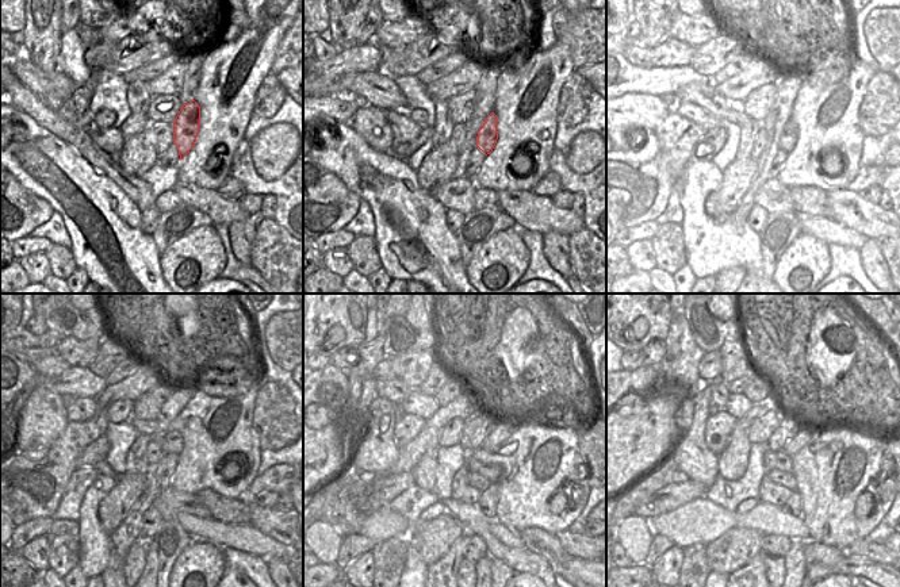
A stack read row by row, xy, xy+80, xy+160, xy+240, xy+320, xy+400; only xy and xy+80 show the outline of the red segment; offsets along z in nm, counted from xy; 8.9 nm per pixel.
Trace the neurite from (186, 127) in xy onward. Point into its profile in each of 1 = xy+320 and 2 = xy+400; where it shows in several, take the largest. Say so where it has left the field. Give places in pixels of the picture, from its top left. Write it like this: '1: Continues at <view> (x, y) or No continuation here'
1: Continues at xy+320 (481, 425)
2: Continues at xy+400 (789, 425).

